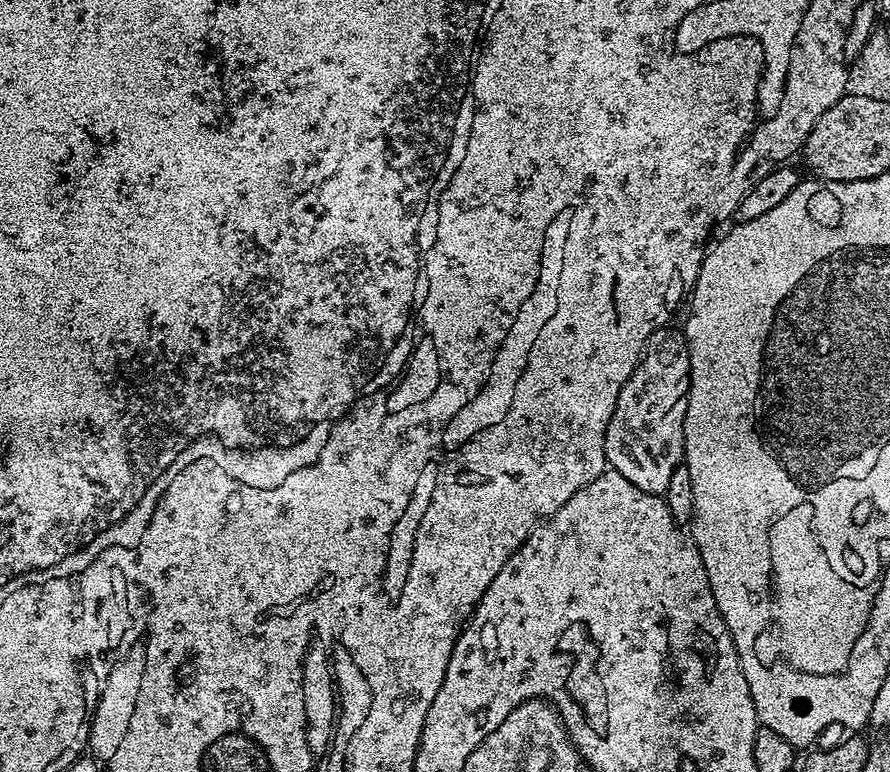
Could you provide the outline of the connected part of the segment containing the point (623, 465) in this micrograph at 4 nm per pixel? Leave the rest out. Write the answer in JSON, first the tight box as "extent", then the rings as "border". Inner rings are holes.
{"extent":[604,326,692,496],"border":[[[663,326],[658,330],[654,330],[654,334],[650,334],[650,338],[644,341],[644,351],[639,353],[636,368],[626,378],[626,382],[618,394],[618,402],[614,404],[614,414],[610,418],[610,422],[604,425],[604,459],[607,467],[613,472],[622,474],[622,478],[626,478],[626,482],[634,482],[634,486],[638,486],[638,490],[646,490],[655,496],[660,496],[667,490],[668,483],[670,482],[670,474],[675,468],[681,467],[684,459],[684,411],[688,405],[686,397],[688,395],[688,386],[692,378],[688,339],[684,337],[684,333],[679,327],[669,327],[672,326]]]}

